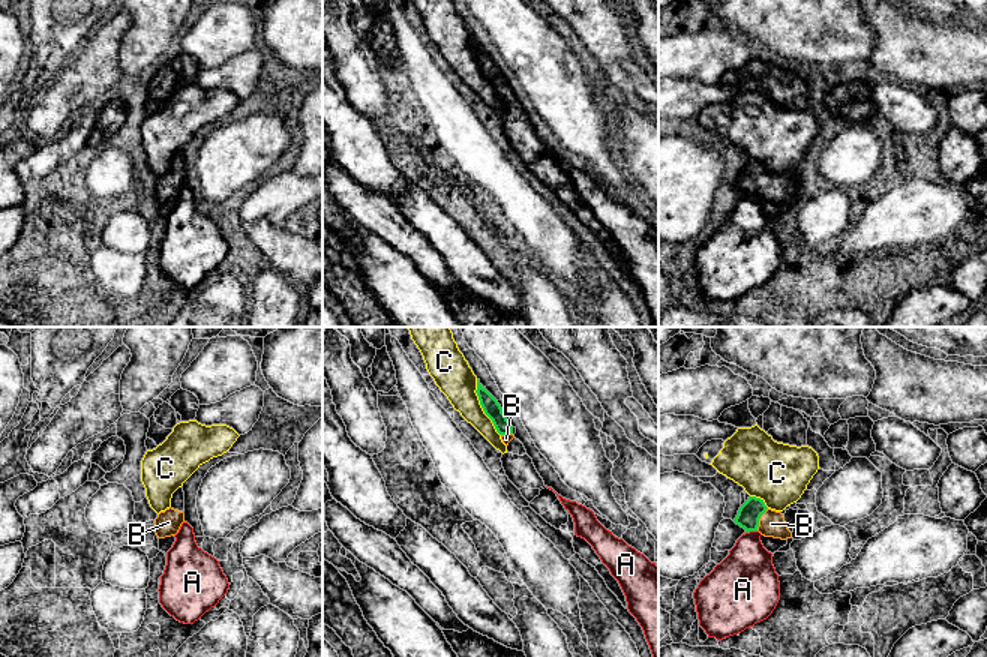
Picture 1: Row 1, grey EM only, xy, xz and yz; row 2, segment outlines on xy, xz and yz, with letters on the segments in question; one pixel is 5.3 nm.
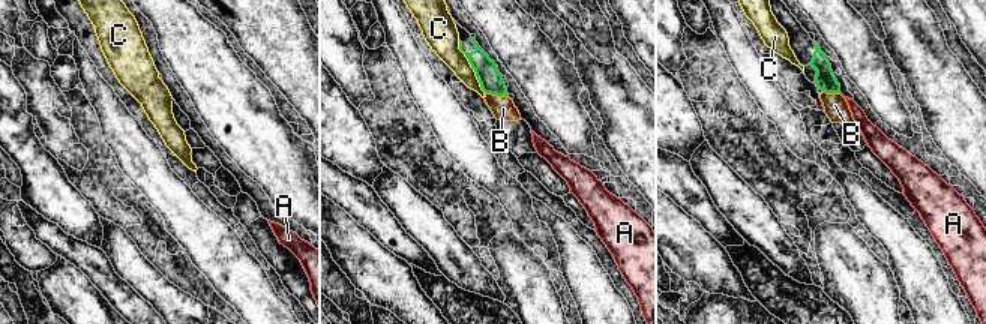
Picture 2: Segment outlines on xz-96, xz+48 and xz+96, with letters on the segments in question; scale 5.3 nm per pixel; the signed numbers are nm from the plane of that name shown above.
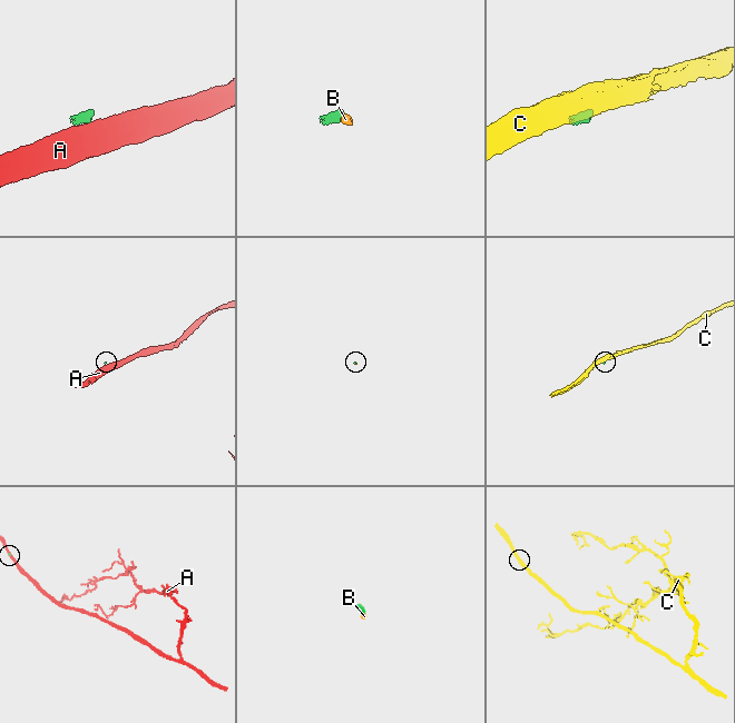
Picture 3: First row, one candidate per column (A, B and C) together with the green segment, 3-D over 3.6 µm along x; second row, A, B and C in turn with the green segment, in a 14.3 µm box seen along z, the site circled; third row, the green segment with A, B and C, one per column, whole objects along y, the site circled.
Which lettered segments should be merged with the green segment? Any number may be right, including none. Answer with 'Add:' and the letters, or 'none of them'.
Add: B

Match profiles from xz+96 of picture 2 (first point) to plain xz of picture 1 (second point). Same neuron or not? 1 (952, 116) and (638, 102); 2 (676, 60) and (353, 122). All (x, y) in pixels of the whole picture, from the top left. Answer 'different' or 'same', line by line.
1: different
2: different

